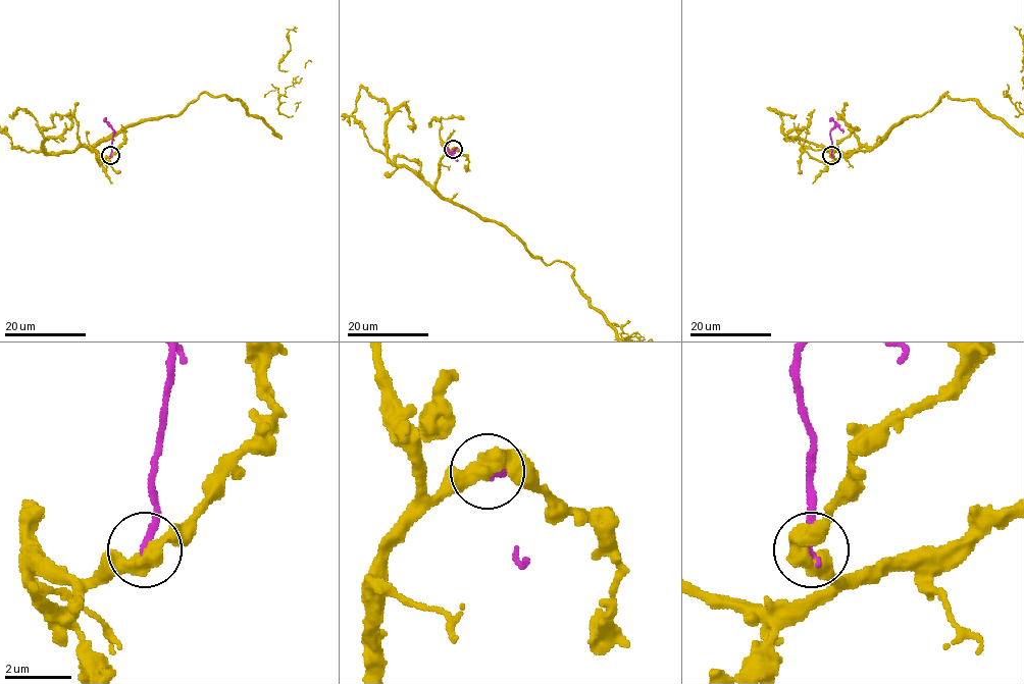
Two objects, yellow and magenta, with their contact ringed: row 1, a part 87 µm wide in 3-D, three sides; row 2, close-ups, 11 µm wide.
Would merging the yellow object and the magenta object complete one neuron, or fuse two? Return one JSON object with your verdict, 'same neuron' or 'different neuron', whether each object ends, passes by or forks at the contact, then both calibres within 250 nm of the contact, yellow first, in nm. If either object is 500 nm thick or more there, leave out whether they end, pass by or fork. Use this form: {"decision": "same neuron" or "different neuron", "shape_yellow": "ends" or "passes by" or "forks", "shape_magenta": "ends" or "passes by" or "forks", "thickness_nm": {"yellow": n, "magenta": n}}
{"decision": "same neuron", "shape_yellow": "passes by", "shape_magenta": "ends", "thickness_nm": {"yellow": 480, "magenta": 240}}

